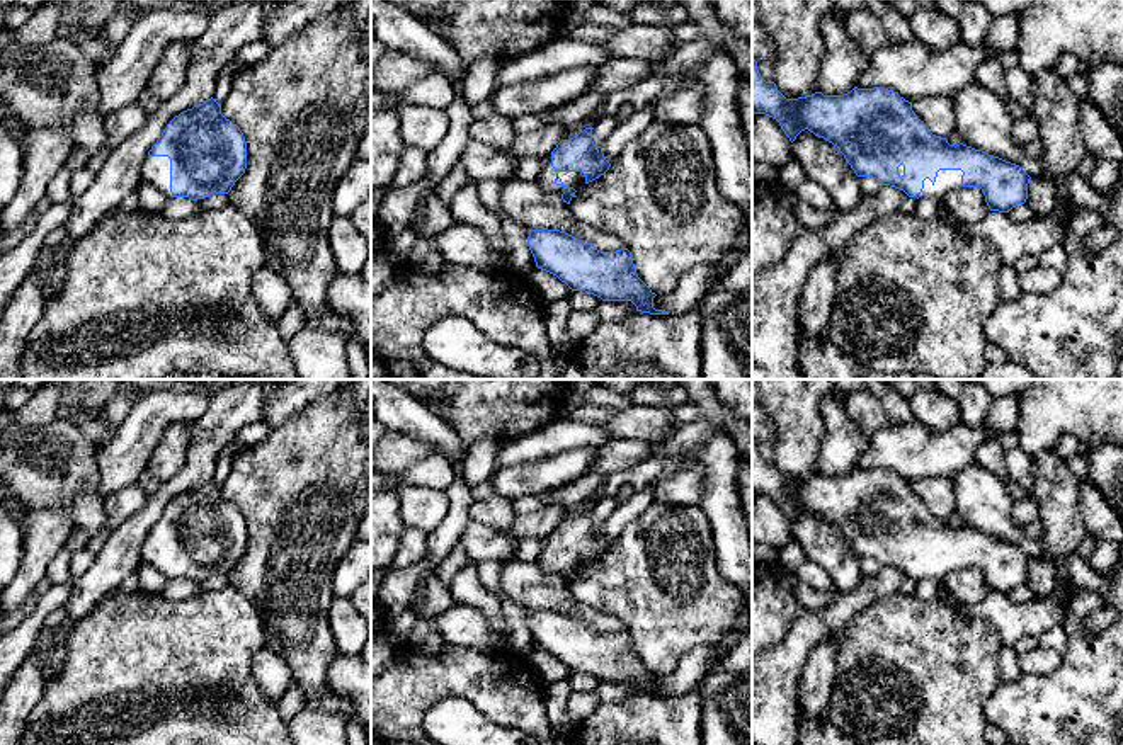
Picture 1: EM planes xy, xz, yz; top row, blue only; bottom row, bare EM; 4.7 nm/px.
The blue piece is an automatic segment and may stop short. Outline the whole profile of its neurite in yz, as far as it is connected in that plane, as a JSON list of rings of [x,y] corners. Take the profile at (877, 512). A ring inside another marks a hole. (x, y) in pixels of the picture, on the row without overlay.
[[[752,439],[752,493],[776,500],[793,524],[808,510],[827,520],[844,536],[858,558],[873,558],[881,566],[904,572],[909,578],[931,578],[938,583],[949,572],[980,568],[990,592],[1009,594],[1028,580],[1029,556],[1016,544],[975,531],[963,524],[949,526],[939,519],[912,492],[912,483],[888,469],[858,469],[844,476],[815,473],[807,478],[786,480],[774,463],[766,463]]]

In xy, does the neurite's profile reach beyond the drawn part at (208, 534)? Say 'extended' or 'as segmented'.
extended

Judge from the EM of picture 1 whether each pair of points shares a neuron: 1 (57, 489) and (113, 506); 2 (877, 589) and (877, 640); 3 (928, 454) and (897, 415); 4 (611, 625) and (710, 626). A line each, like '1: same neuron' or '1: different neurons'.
1: different neurons
2: different neurons
3: different neurons
4: different neurons

